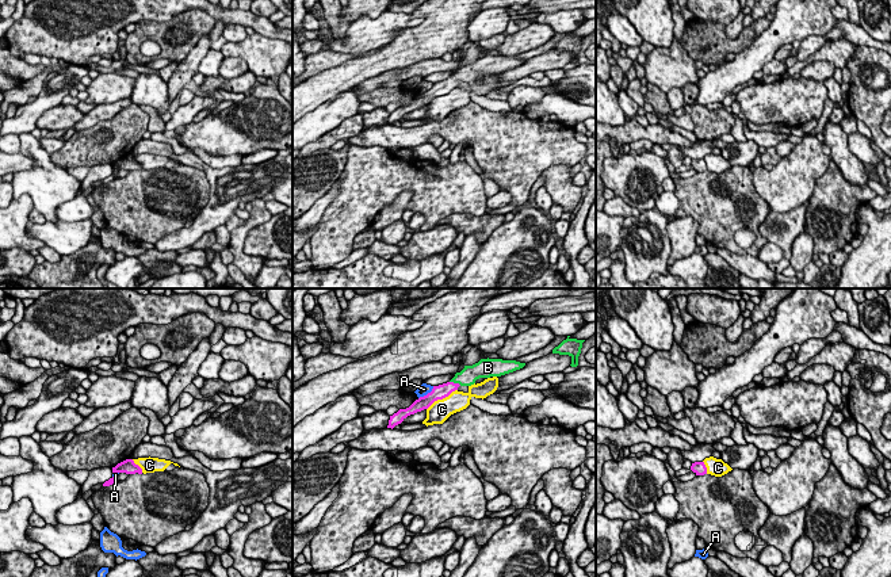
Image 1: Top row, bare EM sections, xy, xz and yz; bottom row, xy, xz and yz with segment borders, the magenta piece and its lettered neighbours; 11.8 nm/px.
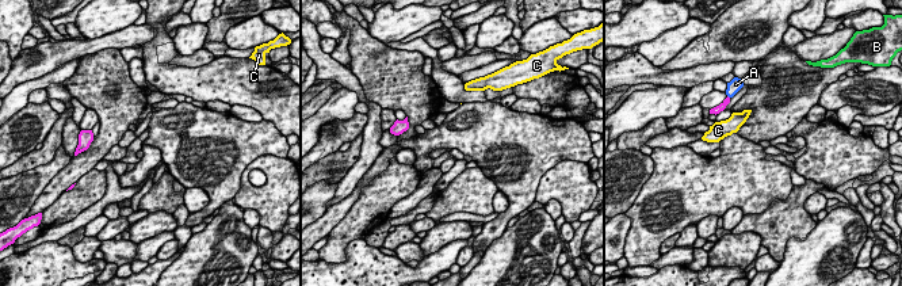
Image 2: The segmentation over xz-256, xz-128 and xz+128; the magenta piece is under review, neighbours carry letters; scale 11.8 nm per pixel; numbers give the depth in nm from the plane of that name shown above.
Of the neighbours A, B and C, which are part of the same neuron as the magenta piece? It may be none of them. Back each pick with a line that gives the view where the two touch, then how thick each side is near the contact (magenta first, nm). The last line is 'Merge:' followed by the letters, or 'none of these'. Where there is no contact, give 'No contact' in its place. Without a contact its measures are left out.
B: Touches magenta in xz. Thickness 170 nm (magenta) against 220 nm
Merge: B

